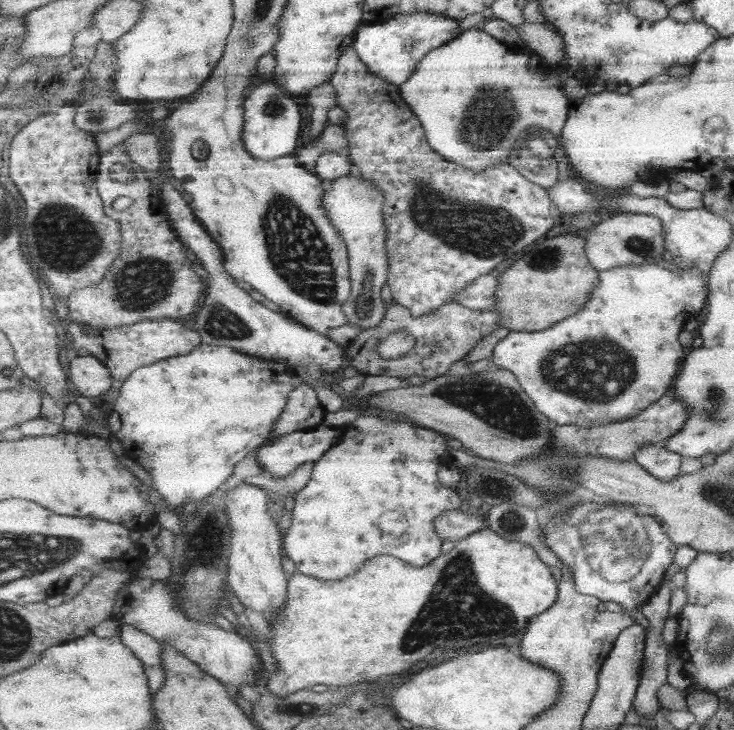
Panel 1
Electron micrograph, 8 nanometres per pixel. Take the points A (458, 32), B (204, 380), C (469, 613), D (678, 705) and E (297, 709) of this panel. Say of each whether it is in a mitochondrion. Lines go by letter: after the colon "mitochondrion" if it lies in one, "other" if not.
A: other
B: other
C: mitochondrion
D: other
E: mitochondrion

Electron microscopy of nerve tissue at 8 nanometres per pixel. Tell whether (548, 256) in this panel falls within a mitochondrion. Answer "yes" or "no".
yes

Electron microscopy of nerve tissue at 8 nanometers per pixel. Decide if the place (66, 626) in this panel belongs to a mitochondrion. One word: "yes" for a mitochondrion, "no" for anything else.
no

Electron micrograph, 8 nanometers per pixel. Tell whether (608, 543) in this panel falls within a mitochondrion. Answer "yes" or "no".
yes

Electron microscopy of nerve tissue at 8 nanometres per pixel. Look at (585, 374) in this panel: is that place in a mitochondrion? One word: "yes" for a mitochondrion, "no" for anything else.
yes

